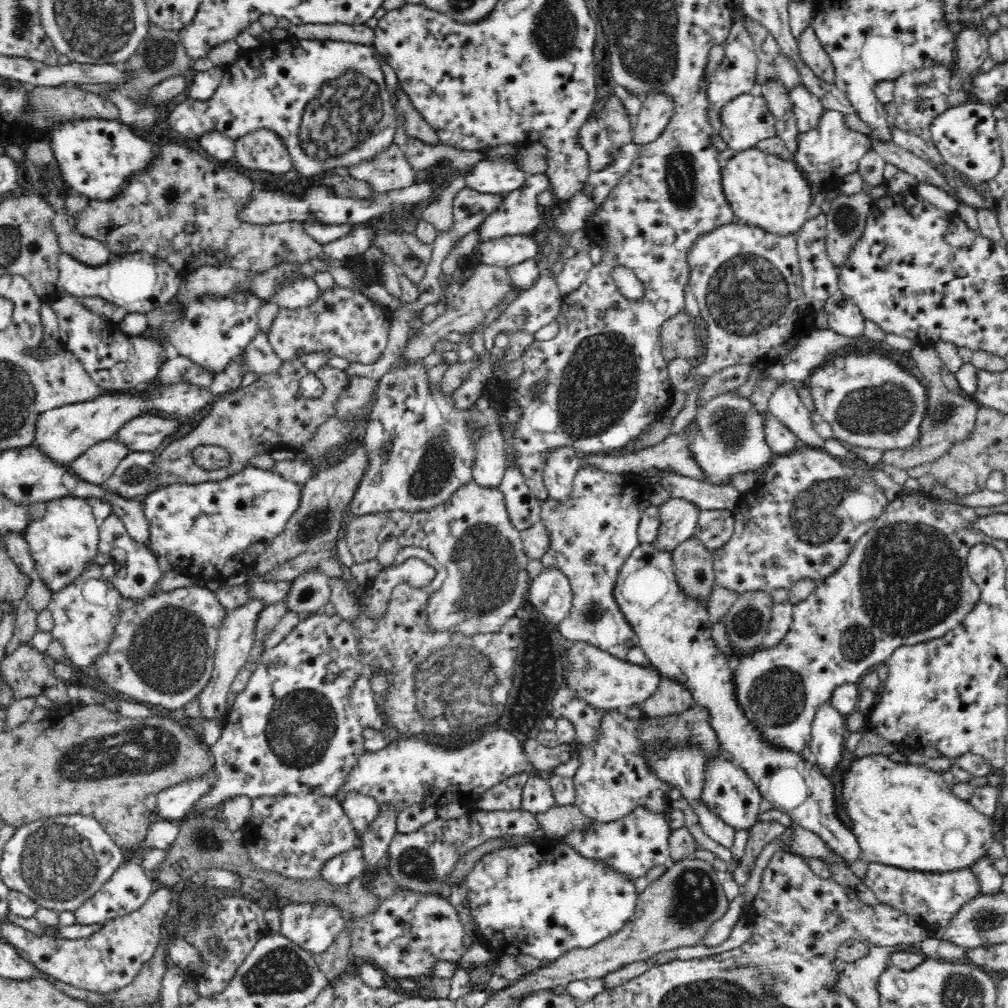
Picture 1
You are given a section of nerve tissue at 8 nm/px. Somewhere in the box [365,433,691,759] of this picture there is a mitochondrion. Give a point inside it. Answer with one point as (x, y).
(453, 686)

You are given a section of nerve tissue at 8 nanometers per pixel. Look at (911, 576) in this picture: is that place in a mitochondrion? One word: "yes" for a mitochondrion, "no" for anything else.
yes

